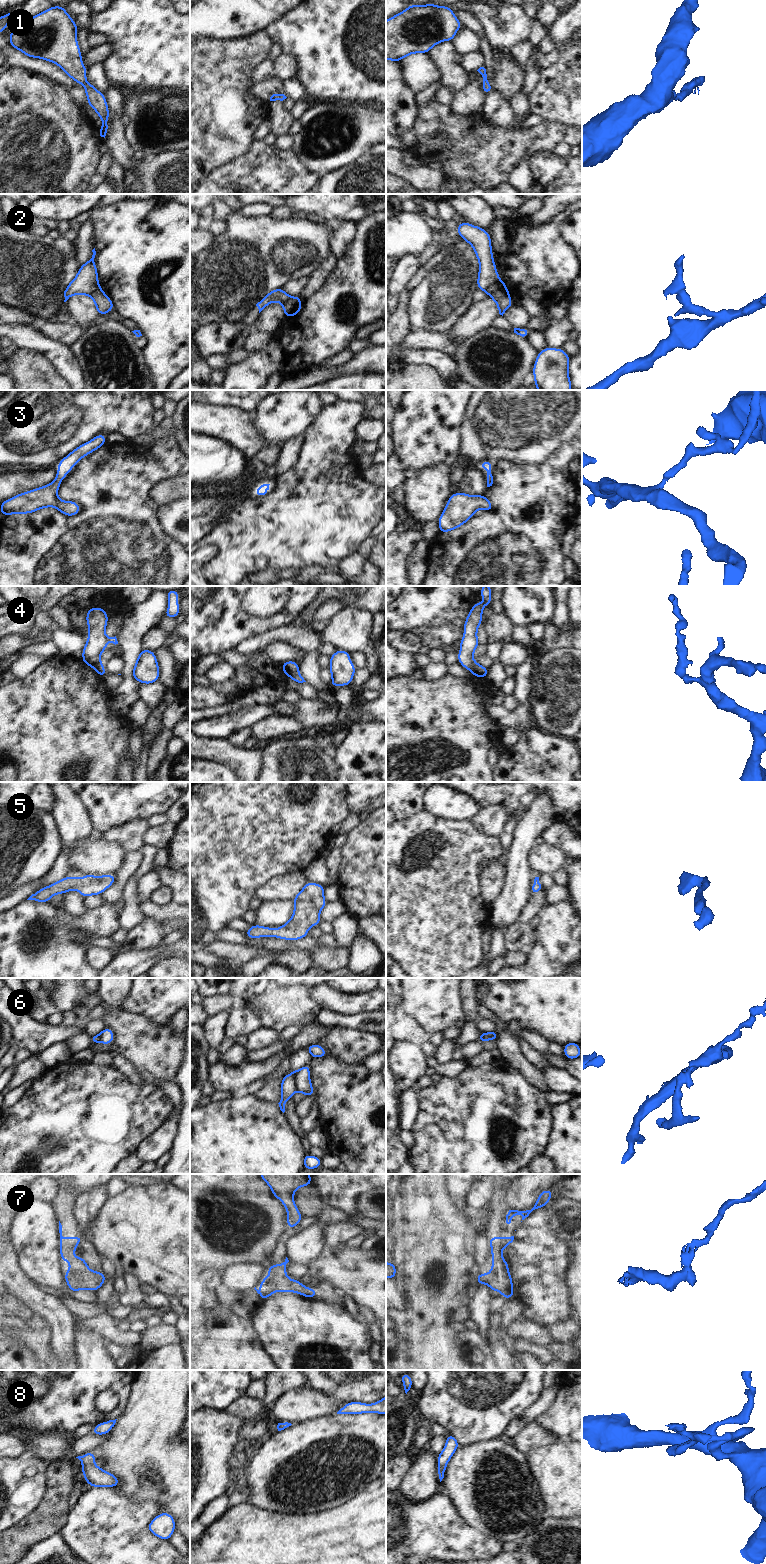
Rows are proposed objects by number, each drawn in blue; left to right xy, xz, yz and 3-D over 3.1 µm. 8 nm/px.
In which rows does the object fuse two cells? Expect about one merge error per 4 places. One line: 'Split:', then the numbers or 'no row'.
Split: 2, 4, 6

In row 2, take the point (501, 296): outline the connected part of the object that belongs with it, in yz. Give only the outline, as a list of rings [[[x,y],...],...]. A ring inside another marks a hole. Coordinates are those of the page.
[[[502,287],[494,291],[489,297],[496,302],[499,314],[502,316],[507,309],[513,305],[513,301],[509,296],[509,289],[507,287]]]

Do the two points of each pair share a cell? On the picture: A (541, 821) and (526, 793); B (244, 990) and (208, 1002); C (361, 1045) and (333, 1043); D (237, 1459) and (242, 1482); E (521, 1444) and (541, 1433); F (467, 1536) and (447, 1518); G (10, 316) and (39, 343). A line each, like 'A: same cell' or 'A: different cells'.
A: different cells
B: different cells
C: same cell
D: same cell
E: same cell
F: same cell
G: different cells

